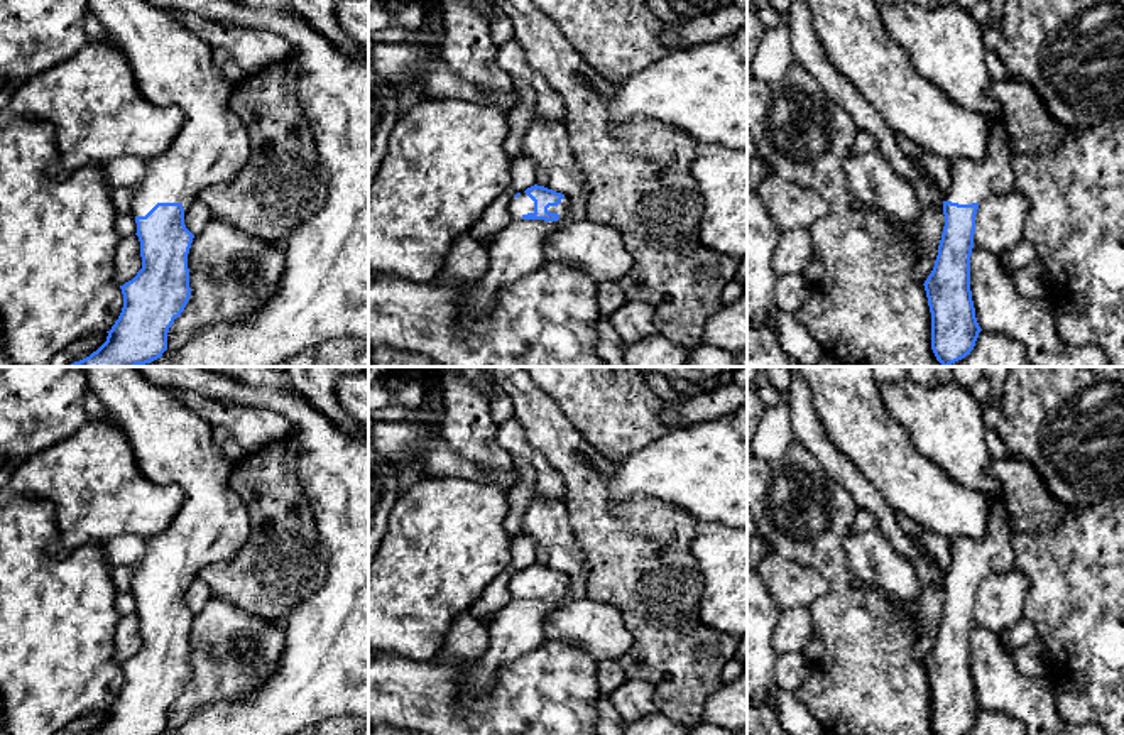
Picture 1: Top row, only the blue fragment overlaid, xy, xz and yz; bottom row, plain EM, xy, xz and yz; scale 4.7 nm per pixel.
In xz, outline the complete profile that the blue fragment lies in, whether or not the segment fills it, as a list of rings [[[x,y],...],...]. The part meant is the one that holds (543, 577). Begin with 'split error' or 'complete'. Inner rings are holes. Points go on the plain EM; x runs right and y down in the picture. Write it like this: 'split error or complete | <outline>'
split error | [[[531,564],[509,581],[512,598],[544,598],[561,602],[566,596],[570,578],[544,564]]]

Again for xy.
split error | [[[85,367],[88,389],[98,397],[115,424],[125,433],[139,470],[157,485],[177,485],[183,490],[183,504],[169,527],[147,539],[147,551],[135,566],[132,595],[137,602],[142,647],[120,664],[123,686],[106,715],[106,720],[90,735],[162,735],[167,728],[167,711],[174,698],[184,689],[189,674],[188,632],[194,613],[184,603],[184,590],[198,578],[198,573],[213,563],[232,559],[248,536],[248,512],[228,483],[232,465],[223,449],[211,438],[211,427],[167,389],[144,378],[139,367]]]

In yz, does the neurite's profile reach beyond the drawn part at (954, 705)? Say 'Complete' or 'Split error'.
Split error

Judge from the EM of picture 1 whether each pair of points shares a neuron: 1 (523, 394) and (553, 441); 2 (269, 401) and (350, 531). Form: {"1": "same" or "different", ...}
{"1": "same", "2": "same"}

